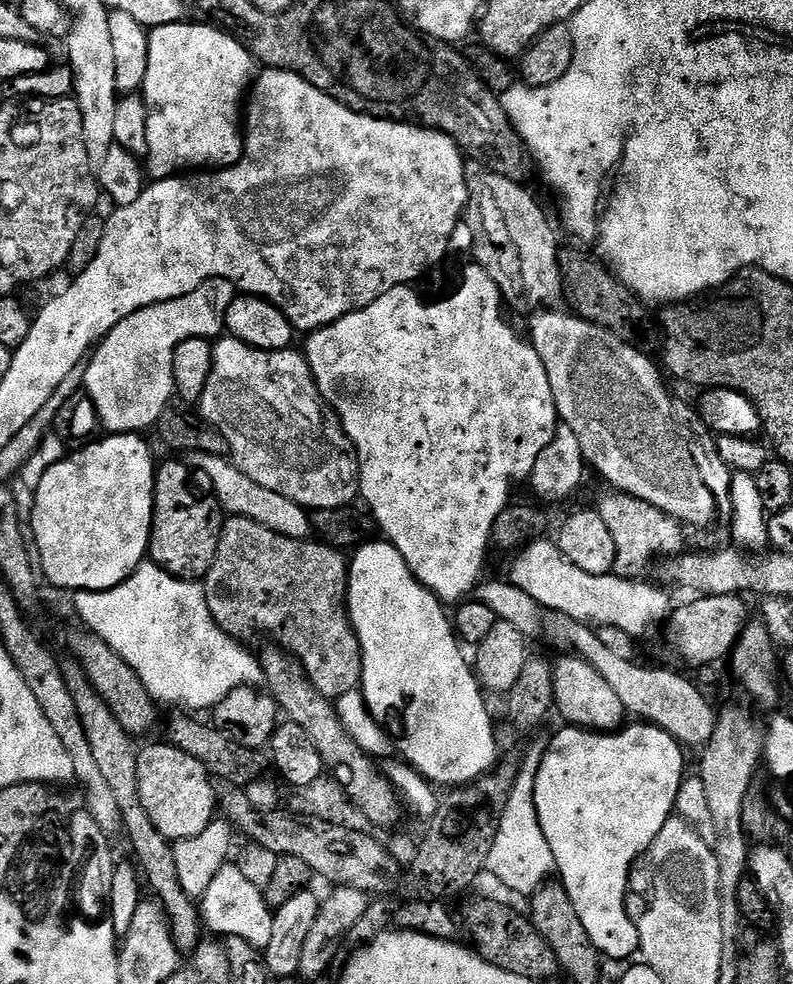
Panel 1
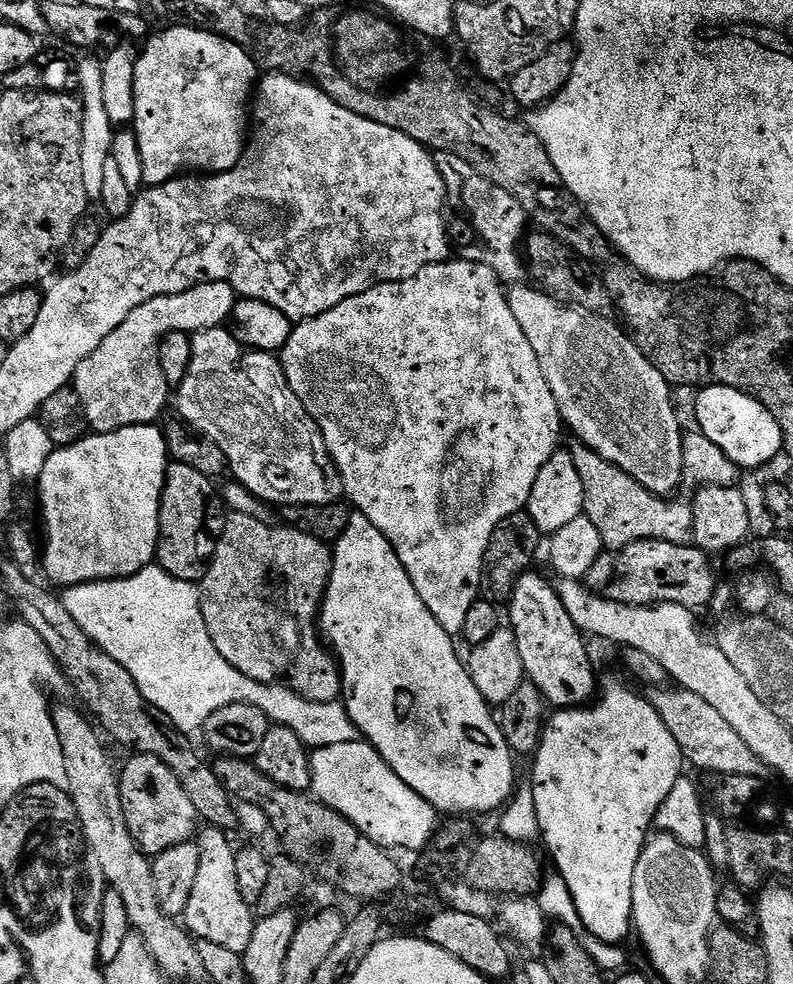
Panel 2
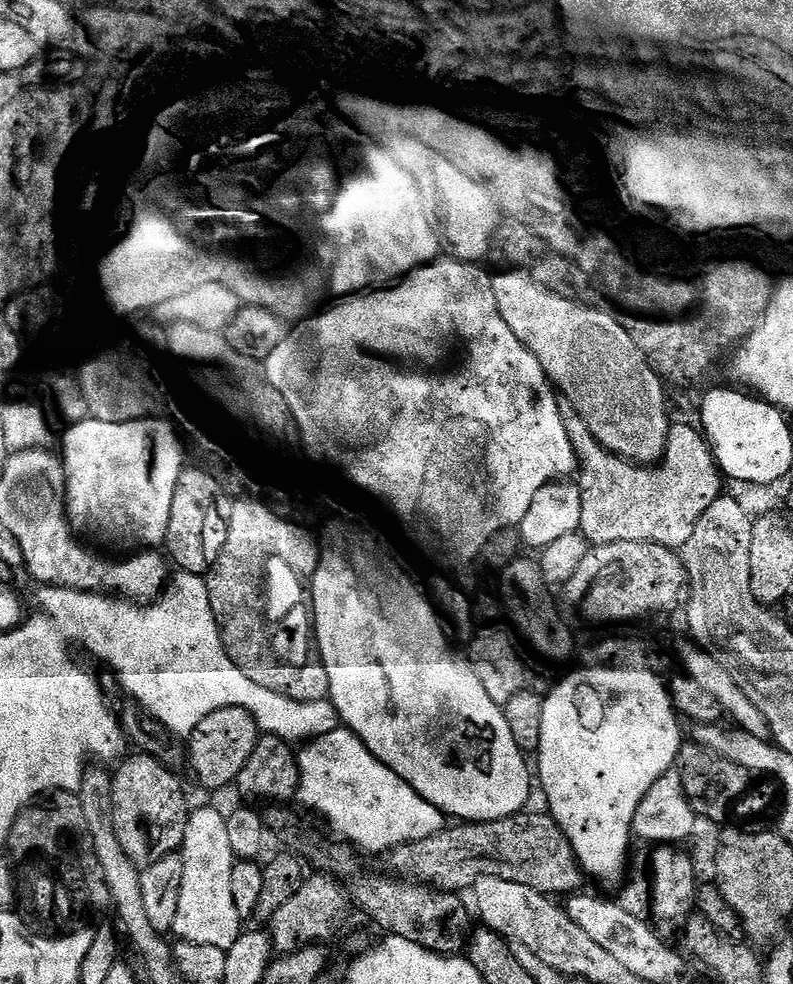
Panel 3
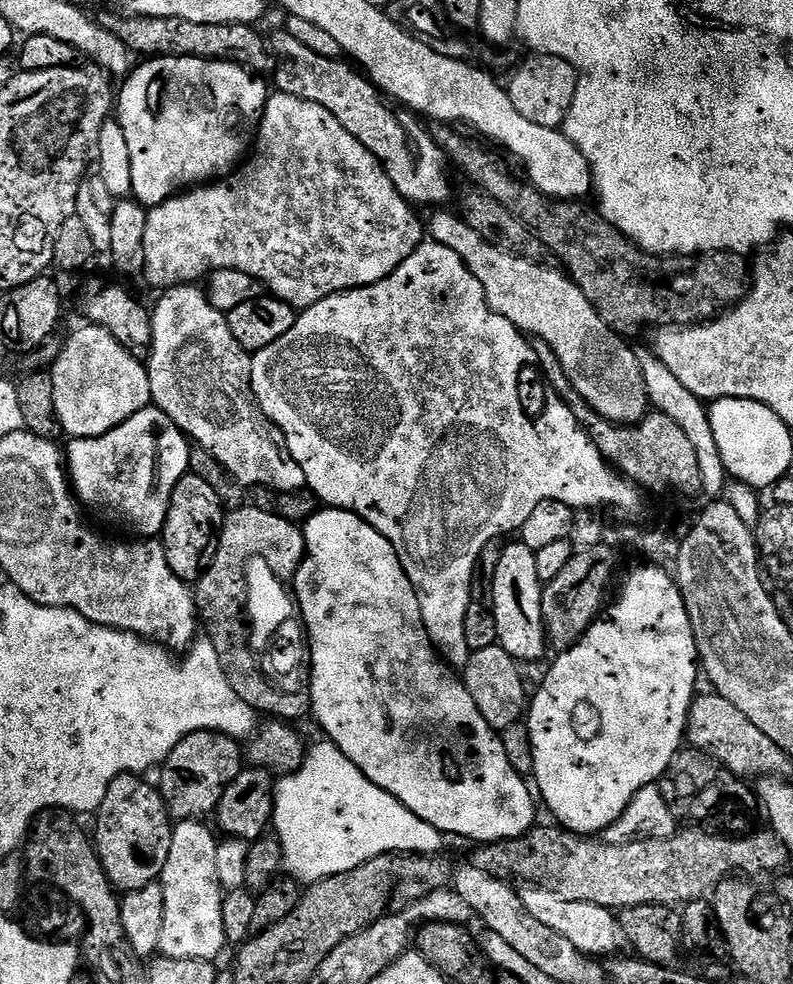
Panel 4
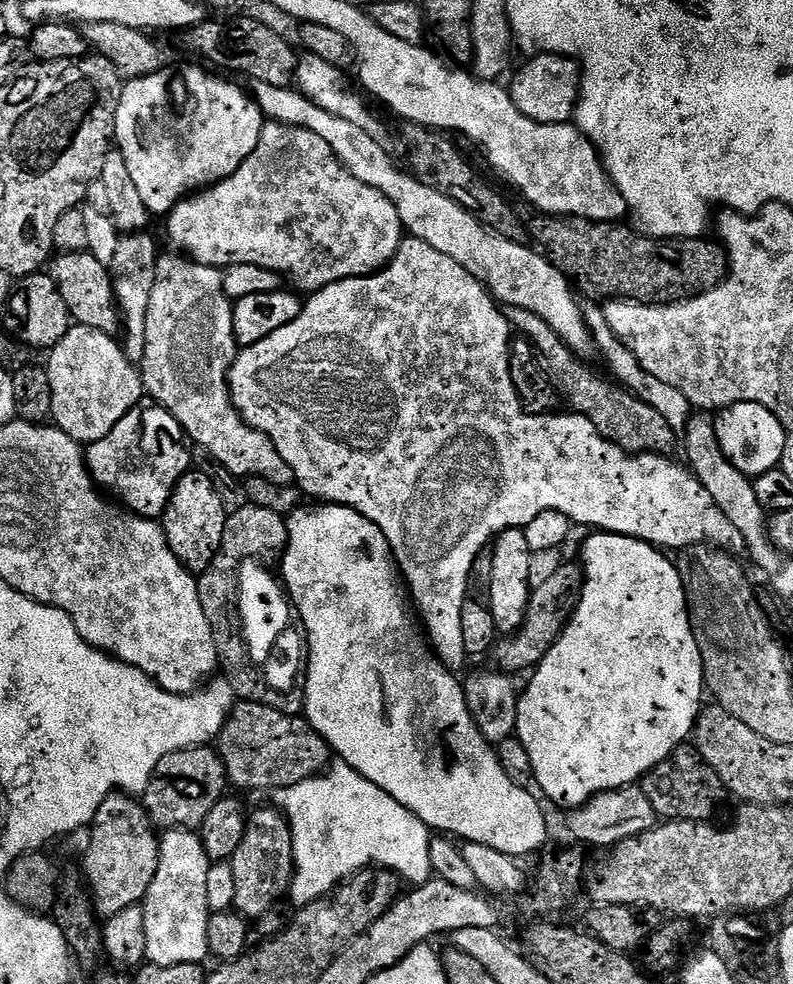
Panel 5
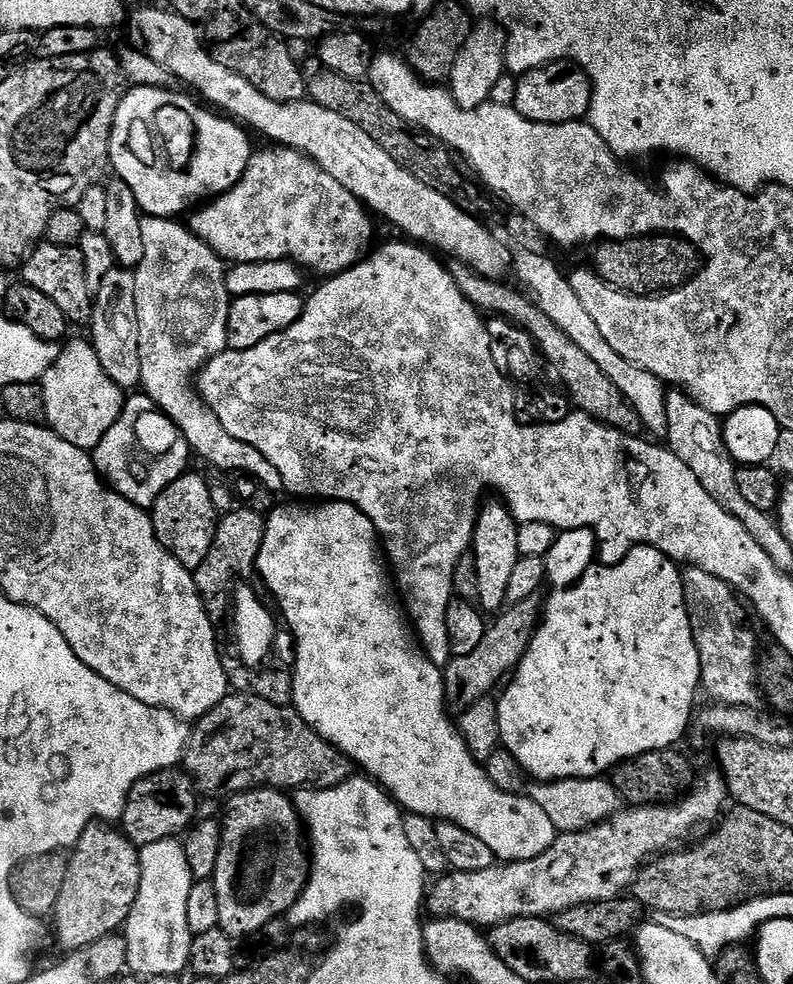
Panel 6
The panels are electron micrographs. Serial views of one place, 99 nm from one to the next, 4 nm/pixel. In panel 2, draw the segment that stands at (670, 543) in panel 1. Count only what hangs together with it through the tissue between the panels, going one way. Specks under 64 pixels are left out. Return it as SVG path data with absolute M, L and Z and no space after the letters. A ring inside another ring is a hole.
M581 442L570 448L574 467L582 478L584 491L583 515L594 522L598 534L602 534L605 549L619 550L639 540L665 540L671 544L683 544L689 539L692 526L691 503L655 496L646 486L642 486L630 474L618 466L606 462L594 450Z

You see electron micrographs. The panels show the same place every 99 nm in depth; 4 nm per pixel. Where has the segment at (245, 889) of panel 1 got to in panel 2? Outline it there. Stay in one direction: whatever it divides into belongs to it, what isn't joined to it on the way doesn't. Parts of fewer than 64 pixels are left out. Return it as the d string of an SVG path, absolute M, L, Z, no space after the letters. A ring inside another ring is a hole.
M211 826L205 827L199 833L198 878L194 878L190 902L186 902L182 924L197 941L217 943L231 952L242 954L252 941L254 912L238 890L238 878L234 878L236 852L228 845L228 840L224 836L227 835L221 829Z

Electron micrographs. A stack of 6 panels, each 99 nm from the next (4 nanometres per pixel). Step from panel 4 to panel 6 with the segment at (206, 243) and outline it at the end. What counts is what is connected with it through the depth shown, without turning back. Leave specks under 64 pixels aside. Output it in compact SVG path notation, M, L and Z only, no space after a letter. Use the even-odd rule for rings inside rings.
M285 146L264 147L268 148L261 152L260 149L253 151L242 178L231 190L223 192L199 209L201 212L190 220L192 233L202 238L202 242L211 246L226 262L249 264L267 260L291 260L301 269L313 268L321 272L324 278L337 276L369 255L373 247L373 217L361 200L350 194L342 182L334 182L326 170L304 153Z

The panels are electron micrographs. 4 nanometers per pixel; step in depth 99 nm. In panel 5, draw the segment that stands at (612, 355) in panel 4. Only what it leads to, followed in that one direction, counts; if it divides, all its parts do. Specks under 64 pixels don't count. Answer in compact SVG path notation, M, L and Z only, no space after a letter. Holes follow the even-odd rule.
M255 82L251 87L252 99L269 121L288 124L292 128L308 128L318 134L328 143L330 150L334 150L350 174L354 174L354 178L384 194L394 204L394 210L398 210L405 233L426 242L426 246L434 246L434 250L446 254L446 258L454 258L454 262L461 264L477 282L483 284L501 305L525 308L538 314L542 322L550 322L554 334L558 334L558 338L562 338L577 357L588 358L591 352L593 354L592 334L584 321L581 305L572 297L570 281L548 261L547 256L535 247L528 248L527 243L519 244L494 234L457 200L426 186L407 171L399 172L395 162L388 157L389 149L385 145L374 142L366 130L358 130L358 126L342 122L342 118L334 118L334 114L314 106L314 102L307 100L295 87L279 88L266 82Z

